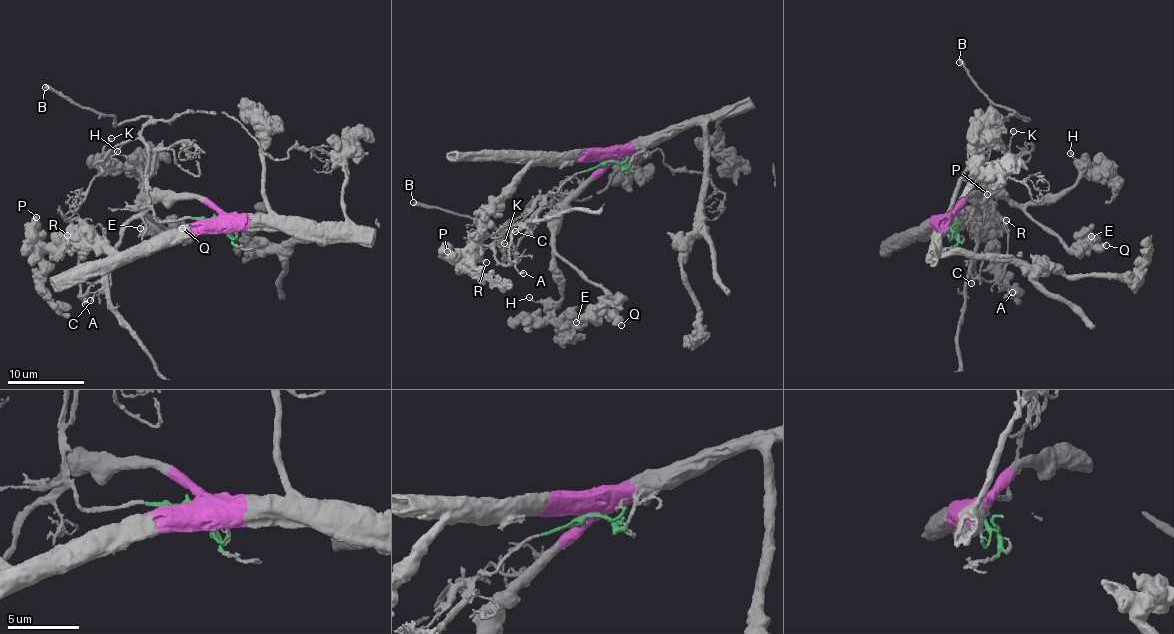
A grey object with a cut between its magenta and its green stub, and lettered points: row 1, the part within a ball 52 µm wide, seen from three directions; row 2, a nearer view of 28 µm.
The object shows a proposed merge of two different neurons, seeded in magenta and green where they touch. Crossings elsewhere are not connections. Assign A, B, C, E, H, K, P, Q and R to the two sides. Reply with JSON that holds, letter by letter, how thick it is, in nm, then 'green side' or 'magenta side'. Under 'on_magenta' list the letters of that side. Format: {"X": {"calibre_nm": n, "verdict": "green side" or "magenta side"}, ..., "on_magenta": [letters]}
{"A": {"calibre_nm": 240, "verdict": "green side"}, "B": {"calibre_nm": 440, "verdict": "green side"}, "C": {"calibre_nm": 190, "verdict": "green side"}, "E": {"calibre_nm": 650, "verdict": "magenta side"}, "H": {"calibre_nm": 200, "verdict": "magenta side"}, "K": {"calibre_nm": 200, "verdict": "green side"}, "P": {"calibre_nm": 750, "verdict": "magenta side"}, "Q": {"calibre_nm": 650, "verdict": "magenta side"}, "R": {"calibre_nm": 440, "verdict": "magenta side"}, "on_magenta": ["E", "H", "P", "Q", "R"]}

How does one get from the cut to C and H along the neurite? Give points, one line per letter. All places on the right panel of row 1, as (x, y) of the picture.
C: (948, 221), (951, 212), (962, 212), (969, 201), (980, 215), (970, 284)
H: (947, 221), (969, 197), (988, 192), (1018, 204), (1045, 201), (1062, 194), (1080, 172), (1069, 152)

